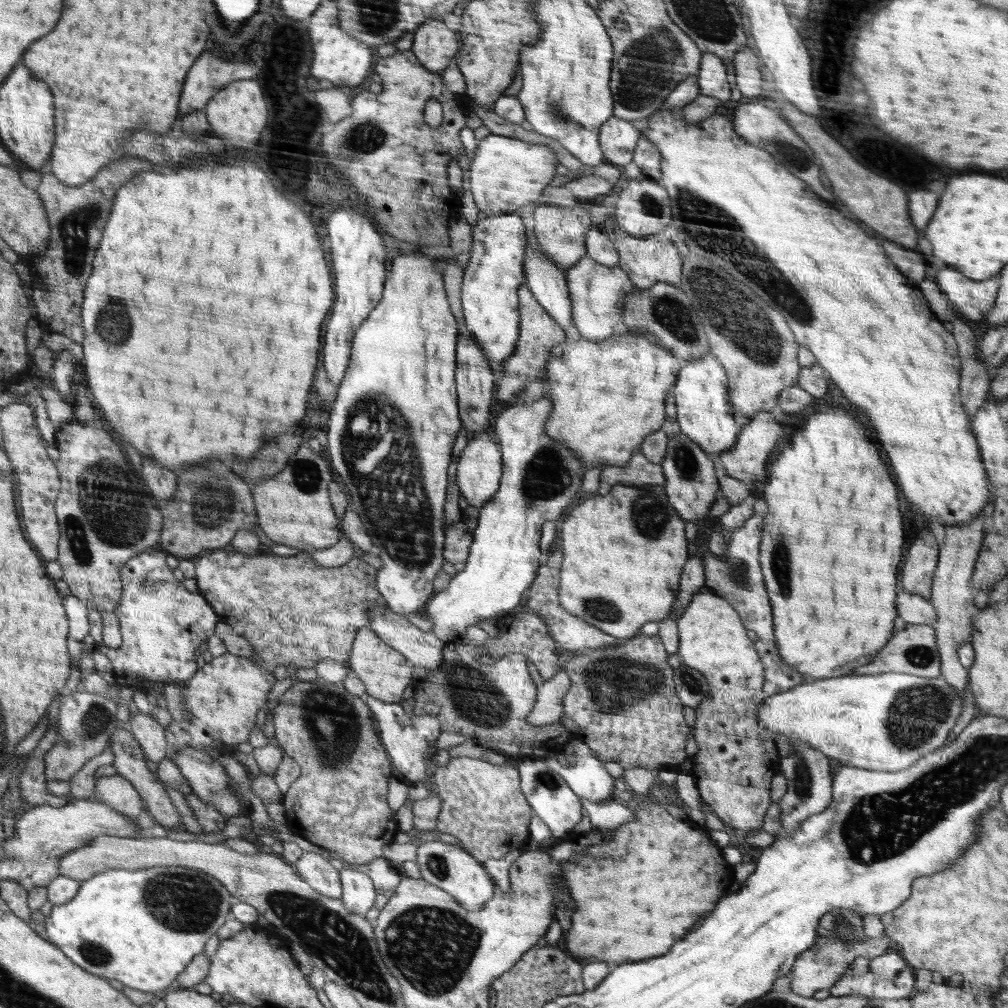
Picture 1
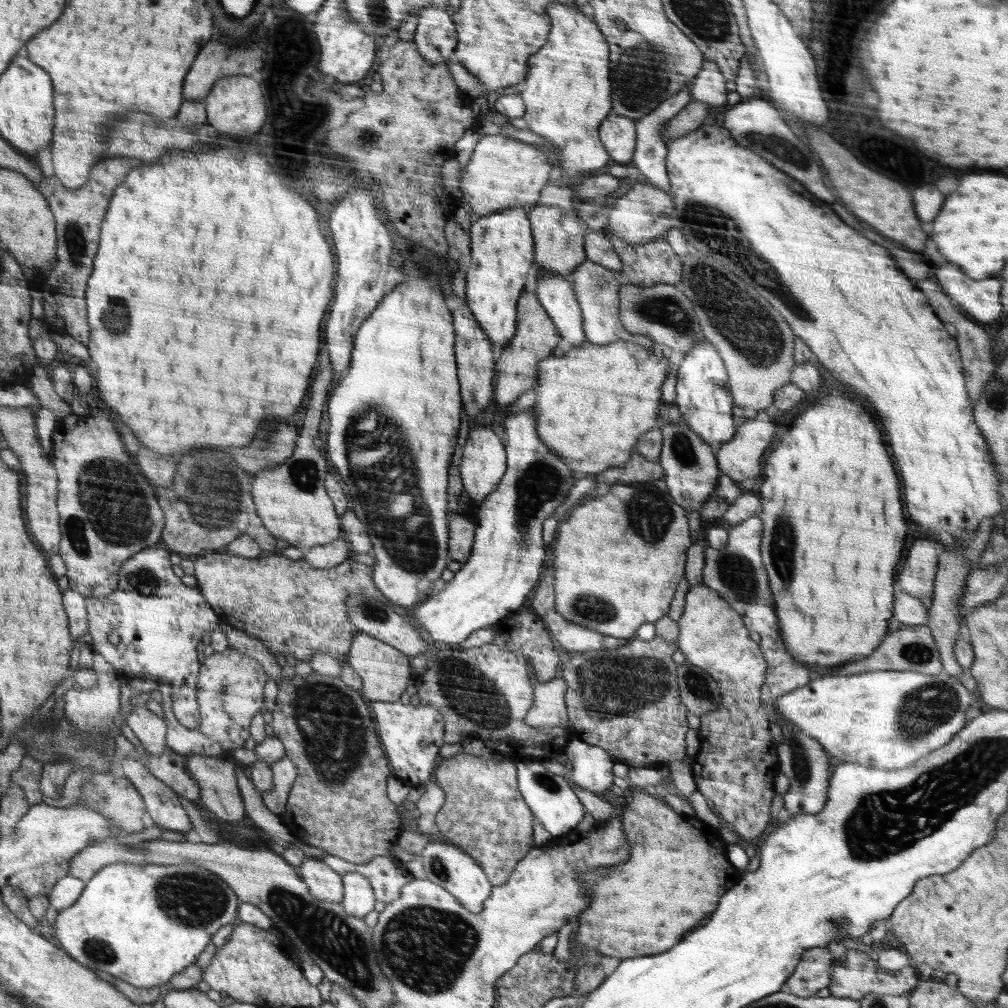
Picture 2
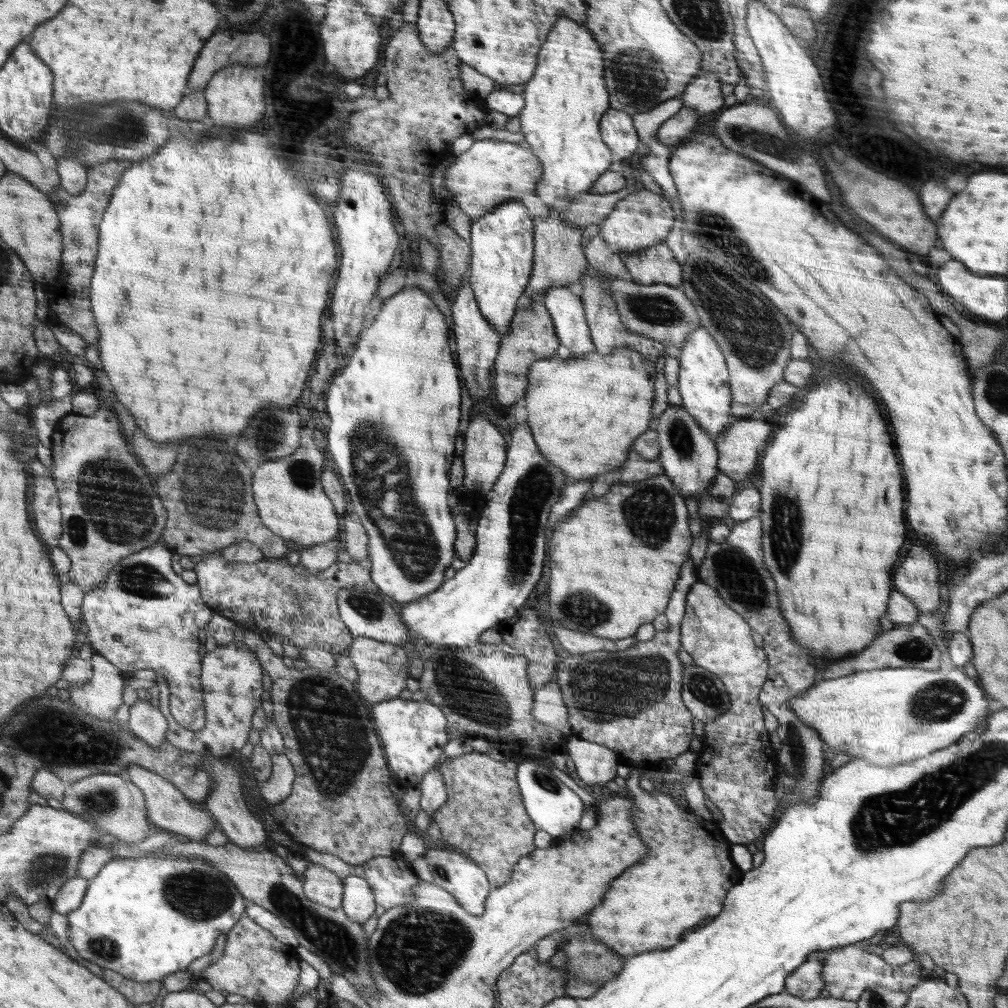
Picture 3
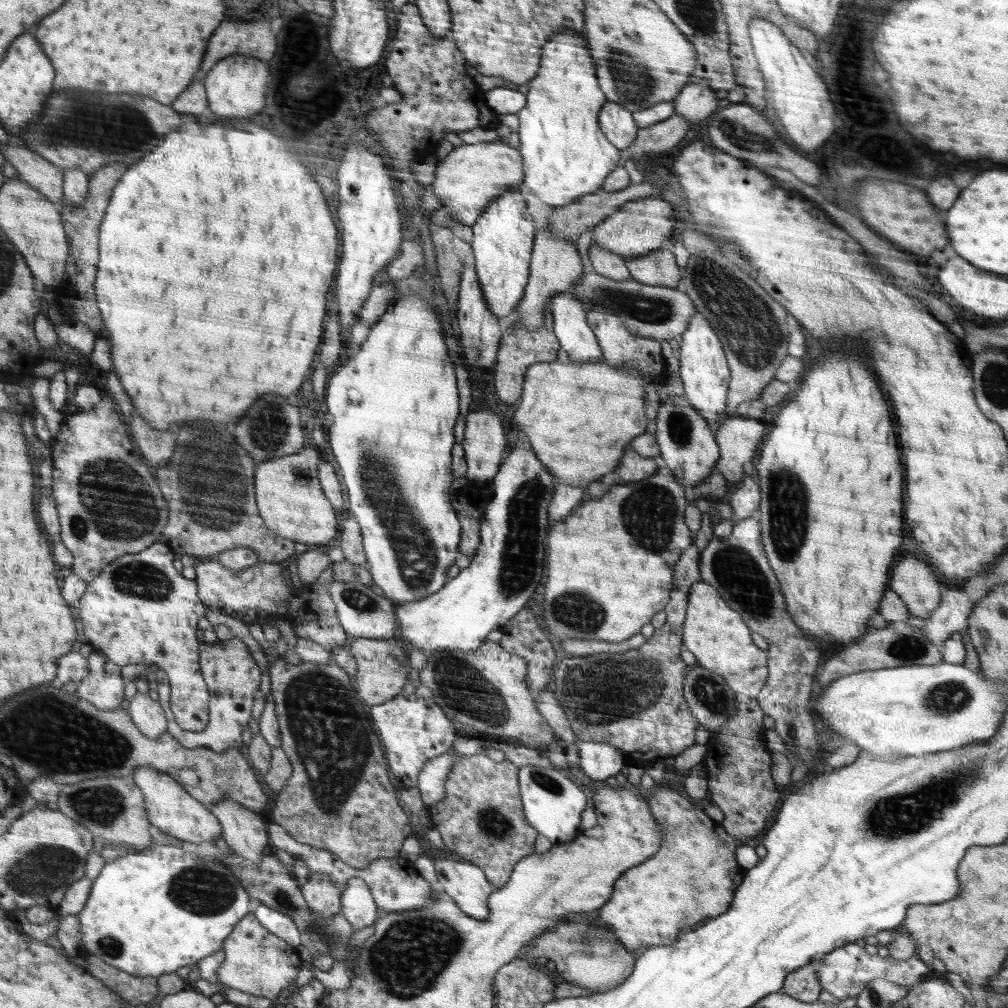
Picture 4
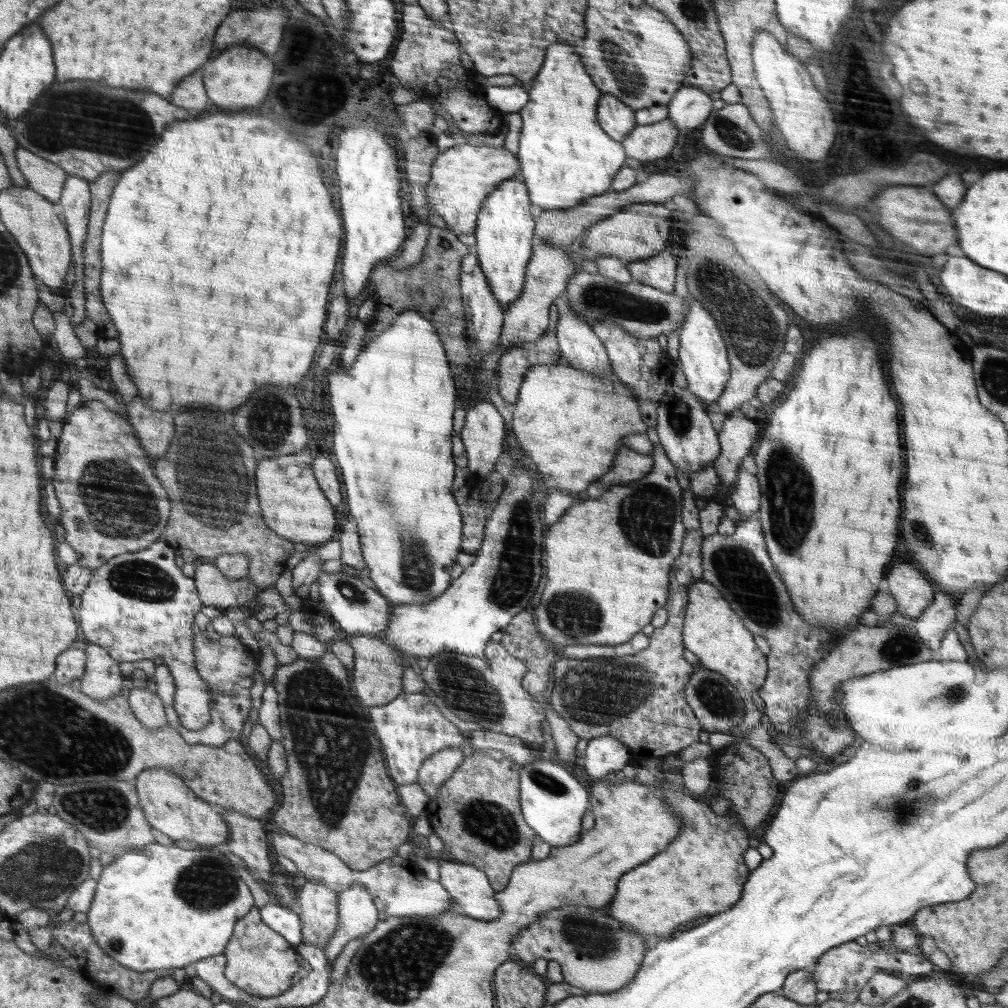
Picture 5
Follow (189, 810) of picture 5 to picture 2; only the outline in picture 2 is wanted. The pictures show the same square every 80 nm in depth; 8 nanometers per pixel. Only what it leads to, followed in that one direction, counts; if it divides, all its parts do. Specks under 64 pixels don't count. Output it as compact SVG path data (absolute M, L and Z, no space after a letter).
M133 756L124 758L120 762L124 777L136 788L147 802L148 814L155 824L163 830L172 828L173 831L186 833L190 830L188 816L178 802L178 796L172 792L174 788L166 786L163 780L156 778Z

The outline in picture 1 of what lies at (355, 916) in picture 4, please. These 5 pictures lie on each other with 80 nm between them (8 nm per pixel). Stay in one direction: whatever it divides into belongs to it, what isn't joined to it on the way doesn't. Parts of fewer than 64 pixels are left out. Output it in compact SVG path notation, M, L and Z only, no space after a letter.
M354 869L340 871L342 883L341 901L348 910L366 913L374 906L377 892L371 878Z

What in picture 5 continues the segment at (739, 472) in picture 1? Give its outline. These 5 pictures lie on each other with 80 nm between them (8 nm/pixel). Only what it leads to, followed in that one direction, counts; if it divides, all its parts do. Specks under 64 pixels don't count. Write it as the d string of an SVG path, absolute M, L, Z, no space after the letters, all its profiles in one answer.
M736 413L727 417L717 435L721 451L712 466L719 478L719 489L724 490L737 481L742 458L752 454L760 434L755 420Z

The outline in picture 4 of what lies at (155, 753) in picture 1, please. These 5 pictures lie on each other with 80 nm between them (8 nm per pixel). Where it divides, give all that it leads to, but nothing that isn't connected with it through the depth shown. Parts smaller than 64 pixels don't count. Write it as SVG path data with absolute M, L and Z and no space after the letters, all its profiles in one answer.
M137 692L130 701L128 712L136 727L148 739L156 739L160 737L160 734L167 732L167 719L161 704L151 699L148 694Z

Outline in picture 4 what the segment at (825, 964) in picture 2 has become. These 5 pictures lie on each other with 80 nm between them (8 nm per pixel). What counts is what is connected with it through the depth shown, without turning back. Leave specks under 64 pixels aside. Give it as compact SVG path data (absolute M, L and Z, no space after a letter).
M817 961L810 962L806 966L793 970L786 975L782 994L802 1002L814 1002L820 1000L822 992L817 977Z

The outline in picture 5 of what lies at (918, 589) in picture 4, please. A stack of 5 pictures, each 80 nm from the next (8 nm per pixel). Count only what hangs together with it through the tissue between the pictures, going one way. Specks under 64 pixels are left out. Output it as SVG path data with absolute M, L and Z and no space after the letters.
M898 564L892 568L884 589L896 599L897 611L913 620L922 616L932 604L937 591L925 572L912 564Z

